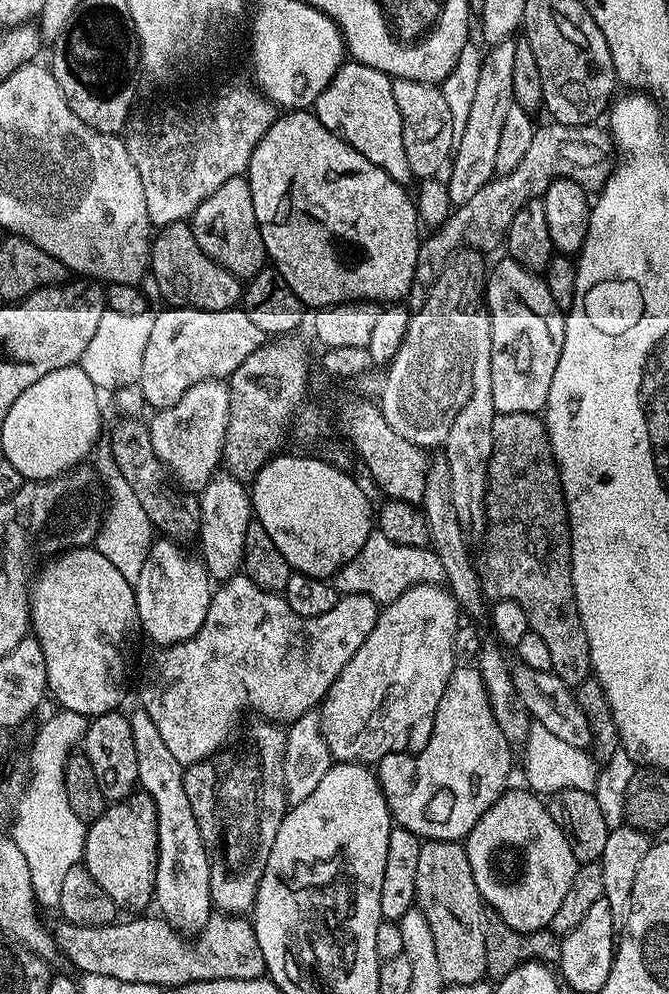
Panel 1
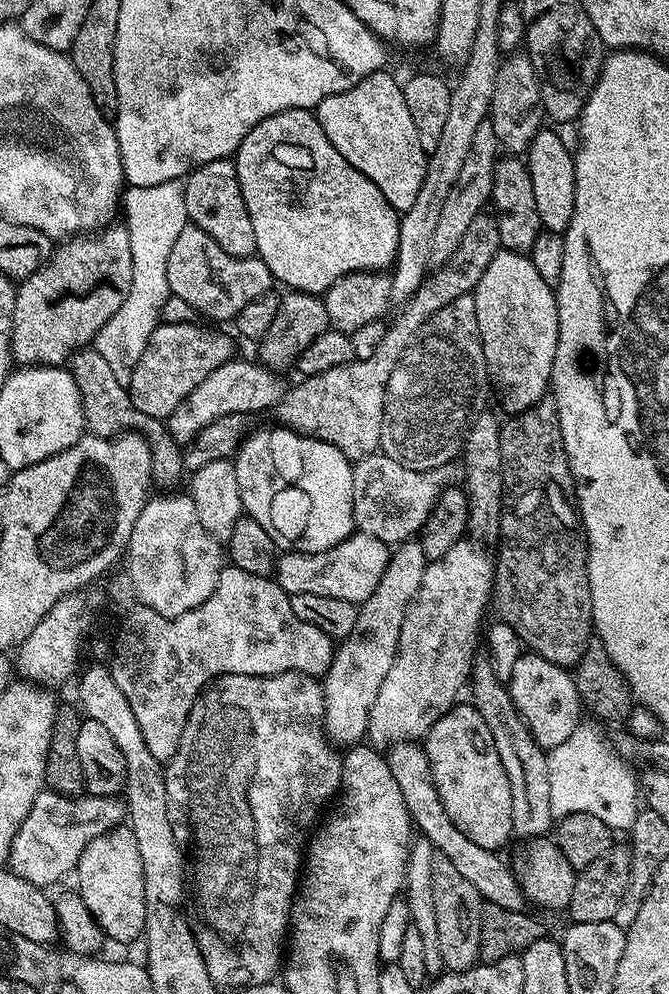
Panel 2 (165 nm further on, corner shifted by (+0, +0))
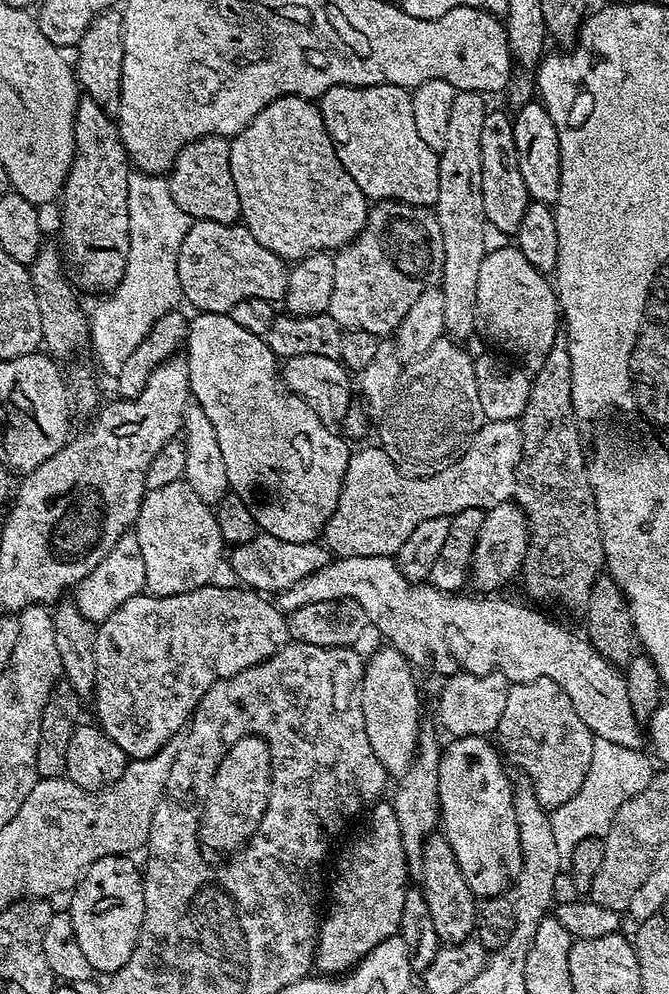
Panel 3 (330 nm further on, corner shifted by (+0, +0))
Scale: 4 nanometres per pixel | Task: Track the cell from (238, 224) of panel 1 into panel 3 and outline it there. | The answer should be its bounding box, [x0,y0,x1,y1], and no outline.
[166,136,241,224]

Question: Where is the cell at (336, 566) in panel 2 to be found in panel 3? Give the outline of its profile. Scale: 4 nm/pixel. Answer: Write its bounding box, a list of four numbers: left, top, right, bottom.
[231,534,330,594]

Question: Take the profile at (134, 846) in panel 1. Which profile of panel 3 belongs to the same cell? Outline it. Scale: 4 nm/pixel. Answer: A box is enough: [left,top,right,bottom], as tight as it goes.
[70,854,144,974]

